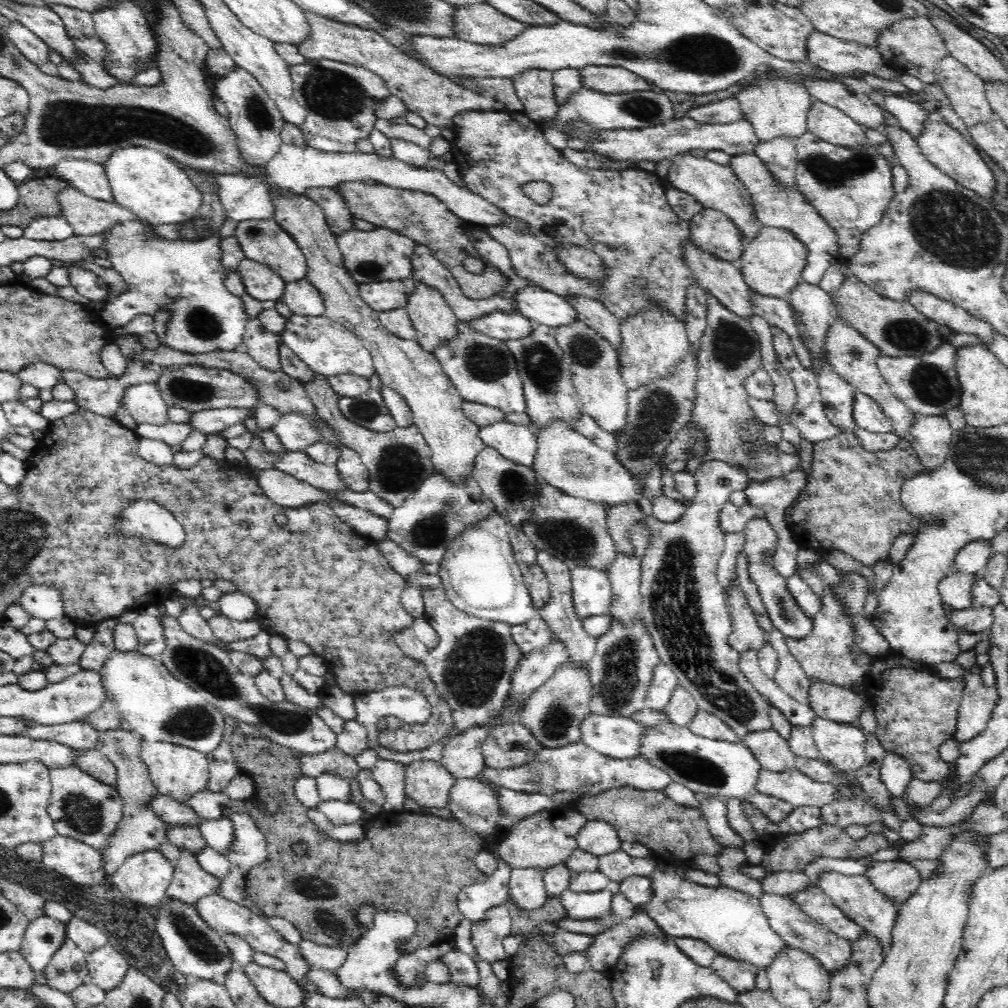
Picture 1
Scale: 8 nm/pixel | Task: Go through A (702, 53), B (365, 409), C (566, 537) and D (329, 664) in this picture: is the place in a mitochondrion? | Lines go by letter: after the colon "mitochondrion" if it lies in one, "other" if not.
A: mitochondrion
B: mitochondrion
C: mitochondrion
D: other

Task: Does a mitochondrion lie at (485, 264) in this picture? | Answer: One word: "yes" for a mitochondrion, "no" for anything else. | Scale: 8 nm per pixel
no

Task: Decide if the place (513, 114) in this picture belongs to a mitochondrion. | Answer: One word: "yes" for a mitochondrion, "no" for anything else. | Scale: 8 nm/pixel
no

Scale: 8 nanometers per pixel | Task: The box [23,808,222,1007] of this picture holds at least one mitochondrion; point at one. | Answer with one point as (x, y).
(62, 969)

